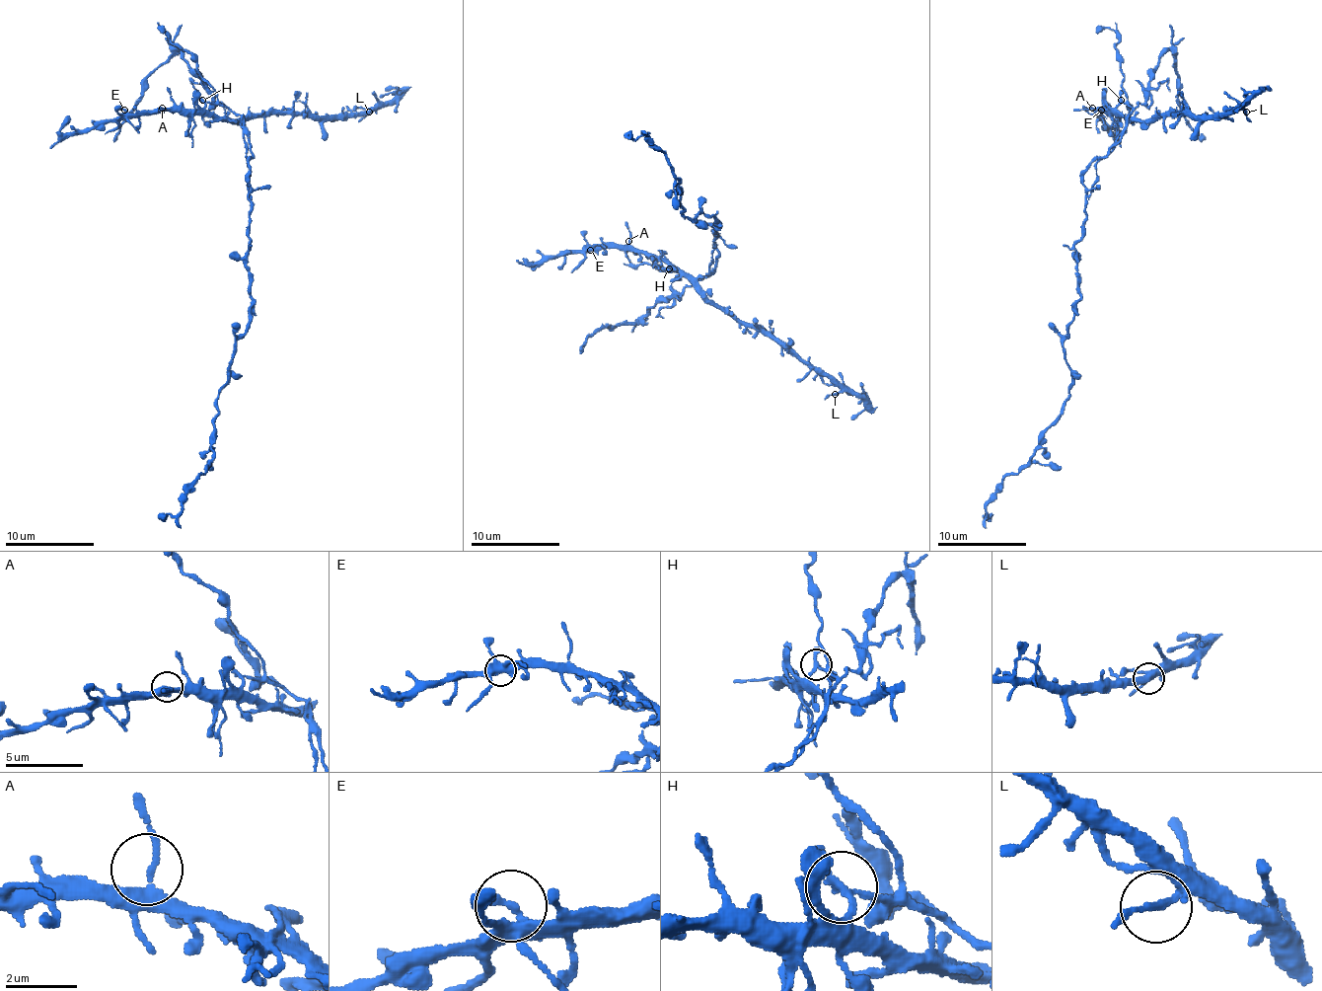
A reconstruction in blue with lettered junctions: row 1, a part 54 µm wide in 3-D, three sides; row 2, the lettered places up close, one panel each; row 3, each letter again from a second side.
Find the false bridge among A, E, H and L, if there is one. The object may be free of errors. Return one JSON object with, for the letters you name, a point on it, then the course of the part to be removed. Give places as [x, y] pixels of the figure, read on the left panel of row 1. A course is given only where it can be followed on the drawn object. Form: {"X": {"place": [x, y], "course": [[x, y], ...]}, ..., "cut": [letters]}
{"H": {"place": [202, 100], "course": [[202, 101], [240, 118], [247, 147], [251, 324], [218, 397], [213, 457], [180, 510], [158, 517]]}, "cut": ["H"]}

